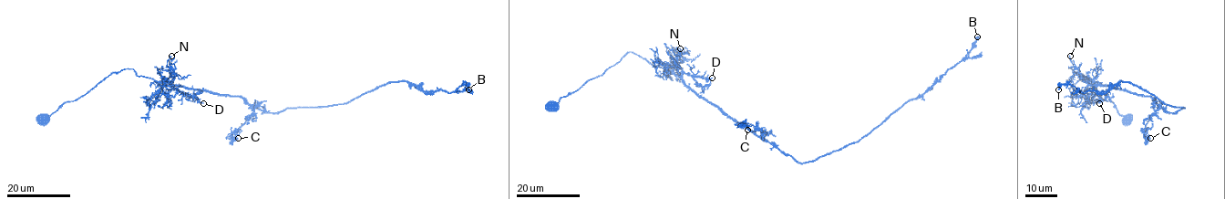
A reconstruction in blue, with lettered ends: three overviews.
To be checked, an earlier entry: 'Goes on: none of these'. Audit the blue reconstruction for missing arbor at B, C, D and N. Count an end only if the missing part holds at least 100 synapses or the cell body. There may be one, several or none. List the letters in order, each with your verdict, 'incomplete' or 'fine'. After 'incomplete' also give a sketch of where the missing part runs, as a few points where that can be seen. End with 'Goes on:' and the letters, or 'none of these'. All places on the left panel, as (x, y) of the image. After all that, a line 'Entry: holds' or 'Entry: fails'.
B: fine
C: fine
D: fine
N: fine
Goes on: none of these
Entry: holds

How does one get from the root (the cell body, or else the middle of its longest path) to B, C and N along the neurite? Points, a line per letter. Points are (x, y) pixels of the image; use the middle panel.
B: (552, 106), (631, 52), (677, 75), (753, 133), (806, 163), (859, 141), (921, 97), (969, 53), (977, 36)
C: (552, 106), (631, 52), (677, 75), (699, 95), (757, 135), (762, 134), (753, 125), (739, 122), (747, 130)
N: (552, 106), (561, 98), (602, 76), (630, 52), (672, 70), (683, 59), (676, 52), (680, 48)

